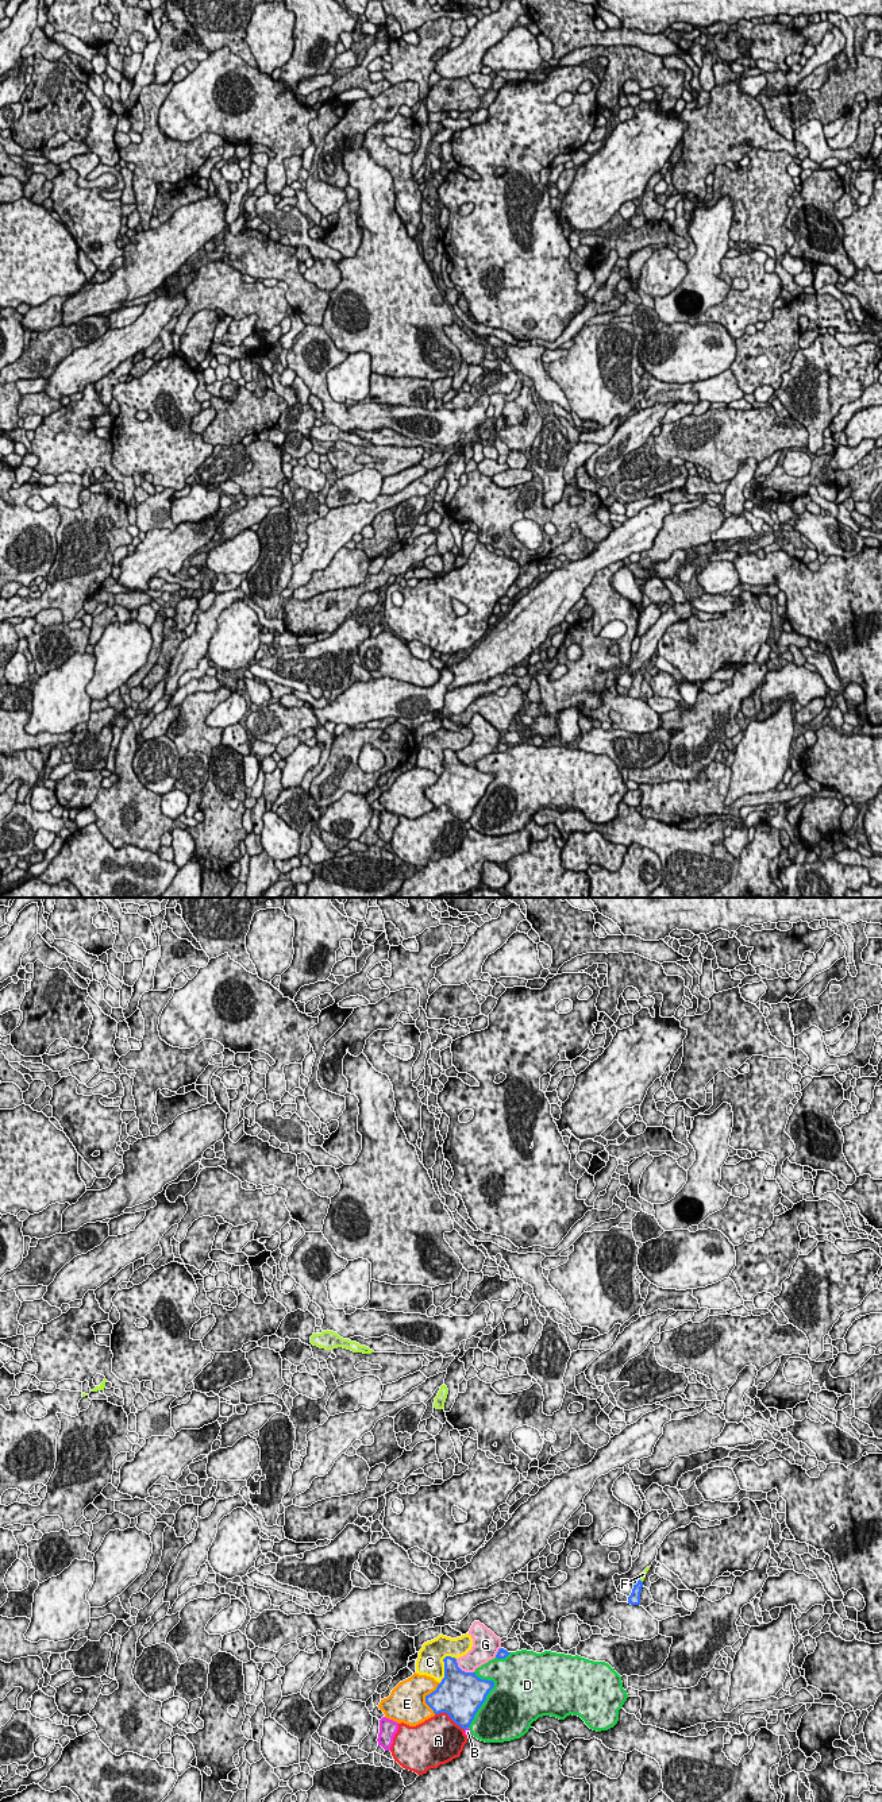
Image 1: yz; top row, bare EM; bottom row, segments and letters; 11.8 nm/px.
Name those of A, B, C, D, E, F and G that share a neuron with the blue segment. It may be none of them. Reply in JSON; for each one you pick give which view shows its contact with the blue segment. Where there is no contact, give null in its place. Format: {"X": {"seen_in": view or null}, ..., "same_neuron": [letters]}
{"F": {"seen_in": "yz"}, "same_neuron": ["F"]}

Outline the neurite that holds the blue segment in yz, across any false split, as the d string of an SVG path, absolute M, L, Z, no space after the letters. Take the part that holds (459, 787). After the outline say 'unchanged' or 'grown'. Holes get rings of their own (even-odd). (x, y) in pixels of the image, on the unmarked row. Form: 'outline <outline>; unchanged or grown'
outline M446 749L443 755L444 771L435 784L425 788L425 796L435 807L447 806L457 818L467 822L494 775L462 764L455 750Z; unchanged

